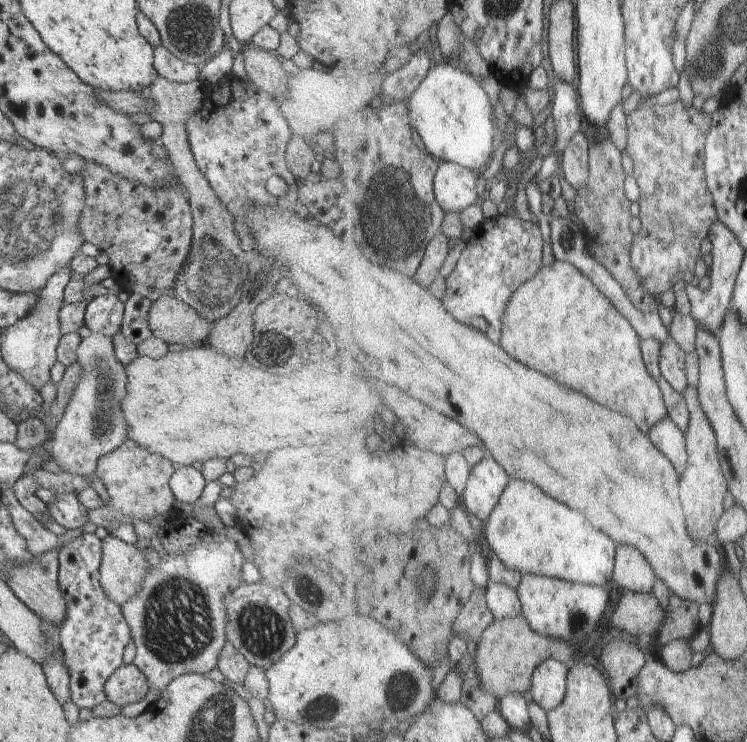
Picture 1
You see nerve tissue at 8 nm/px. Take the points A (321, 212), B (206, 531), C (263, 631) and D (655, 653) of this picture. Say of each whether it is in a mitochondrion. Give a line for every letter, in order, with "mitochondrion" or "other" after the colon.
A: other
B: other
C: mitochondrion
D: other

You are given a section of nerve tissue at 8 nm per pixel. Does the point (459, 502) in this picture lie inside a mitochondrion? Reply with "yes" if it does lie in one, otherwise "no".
no

